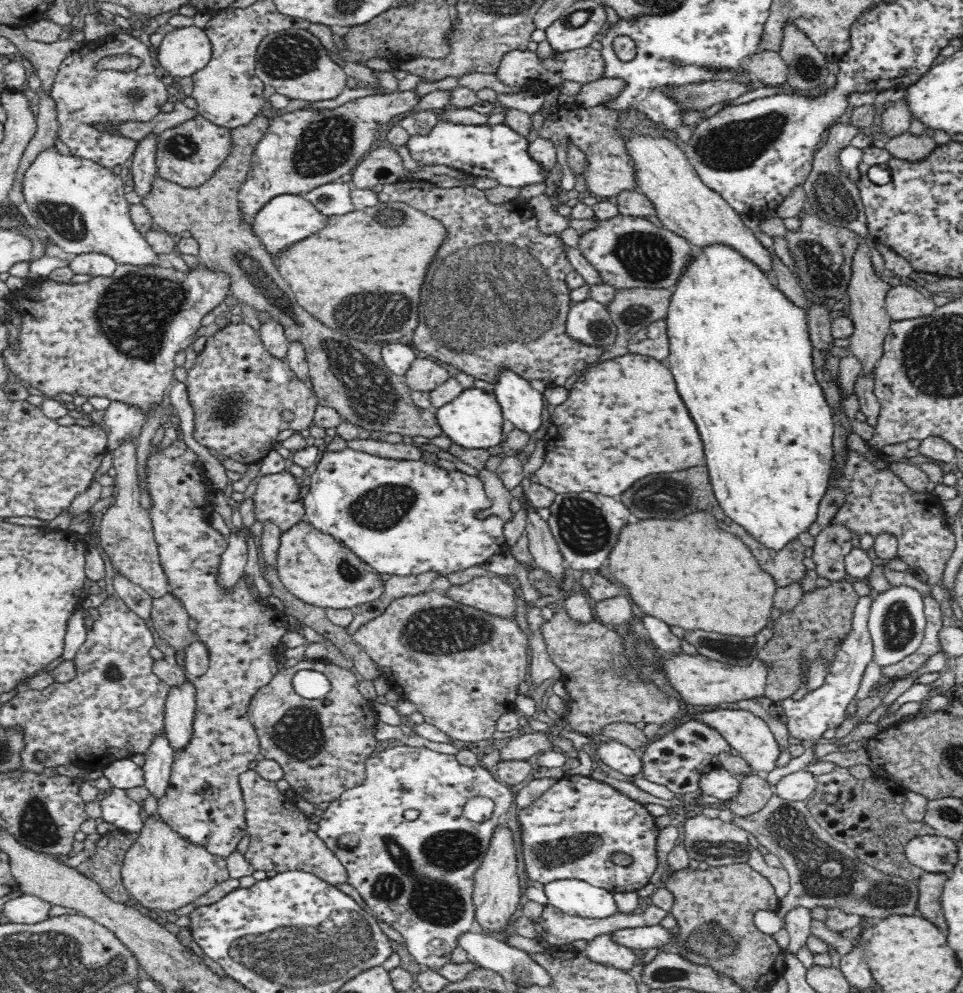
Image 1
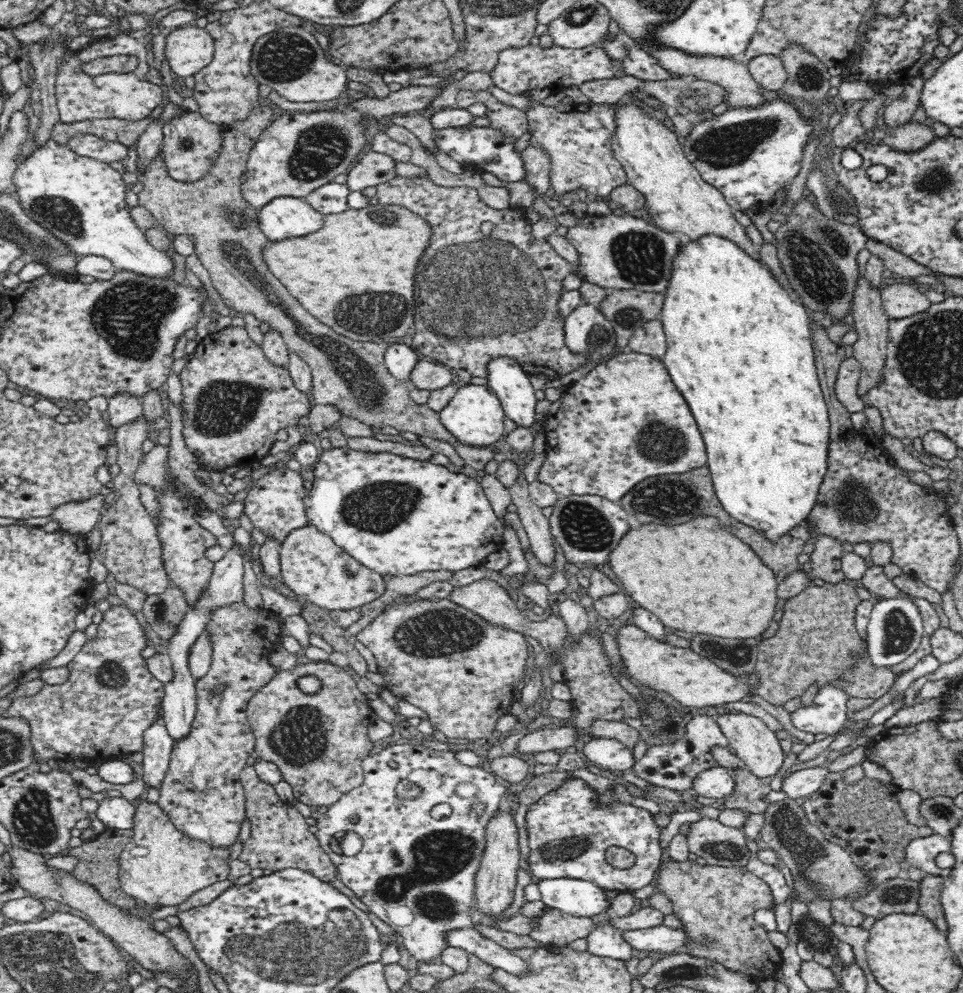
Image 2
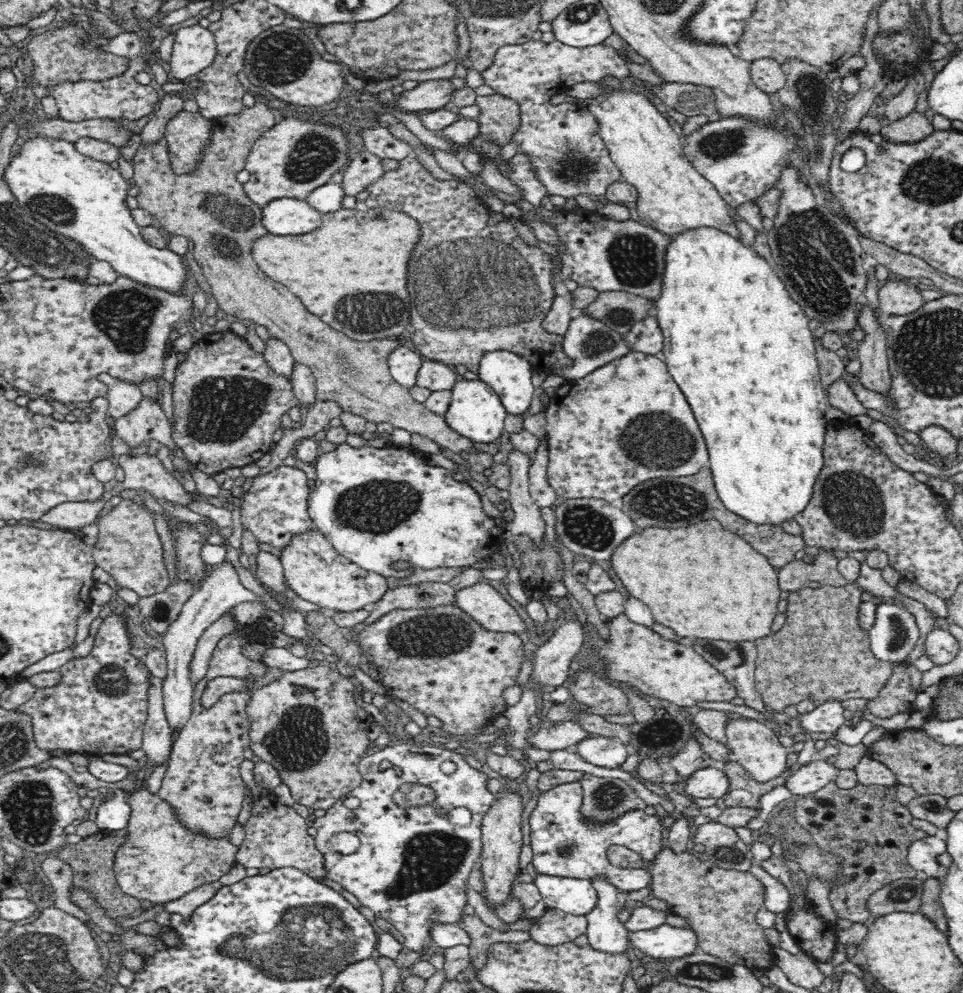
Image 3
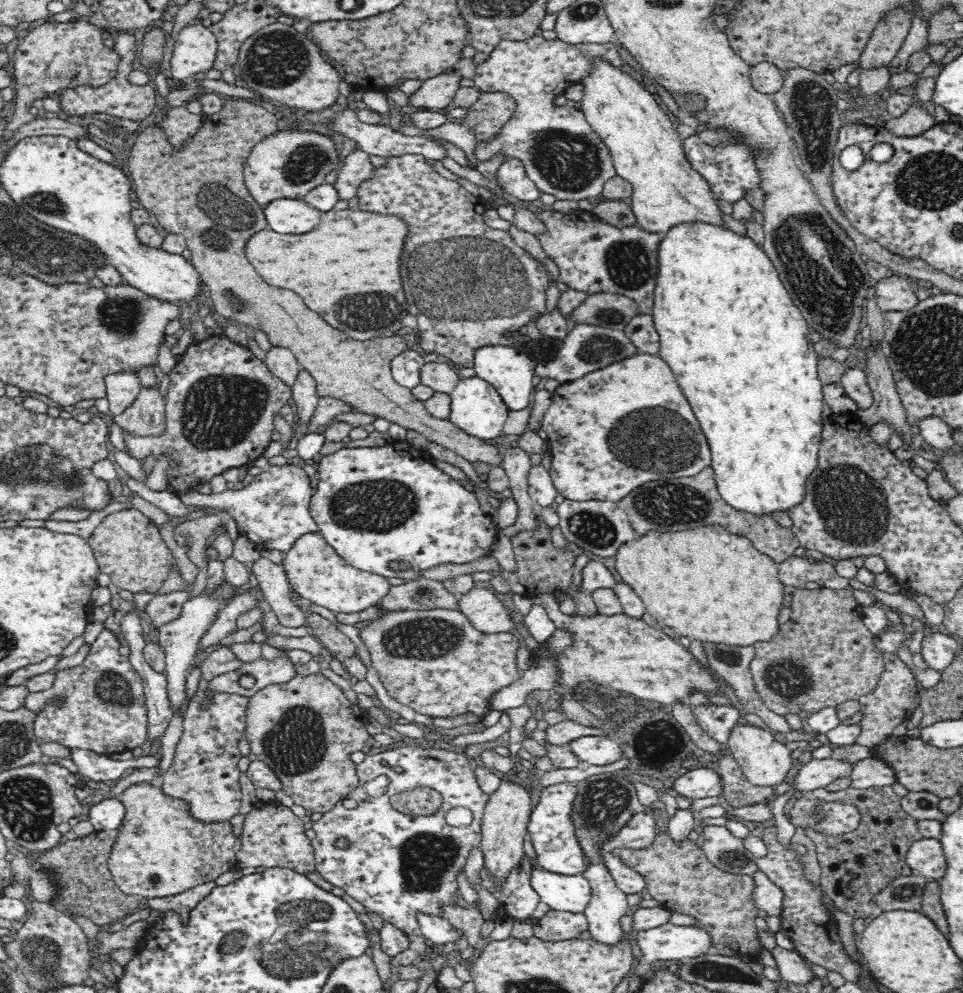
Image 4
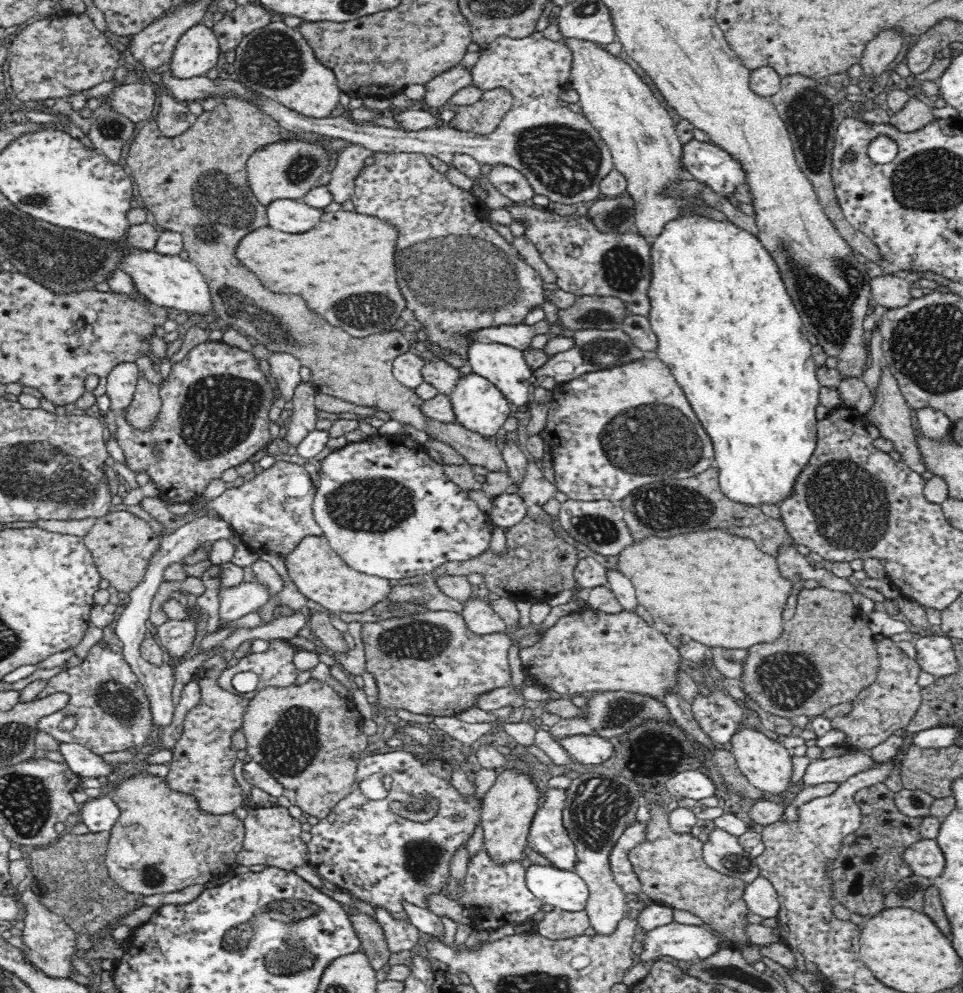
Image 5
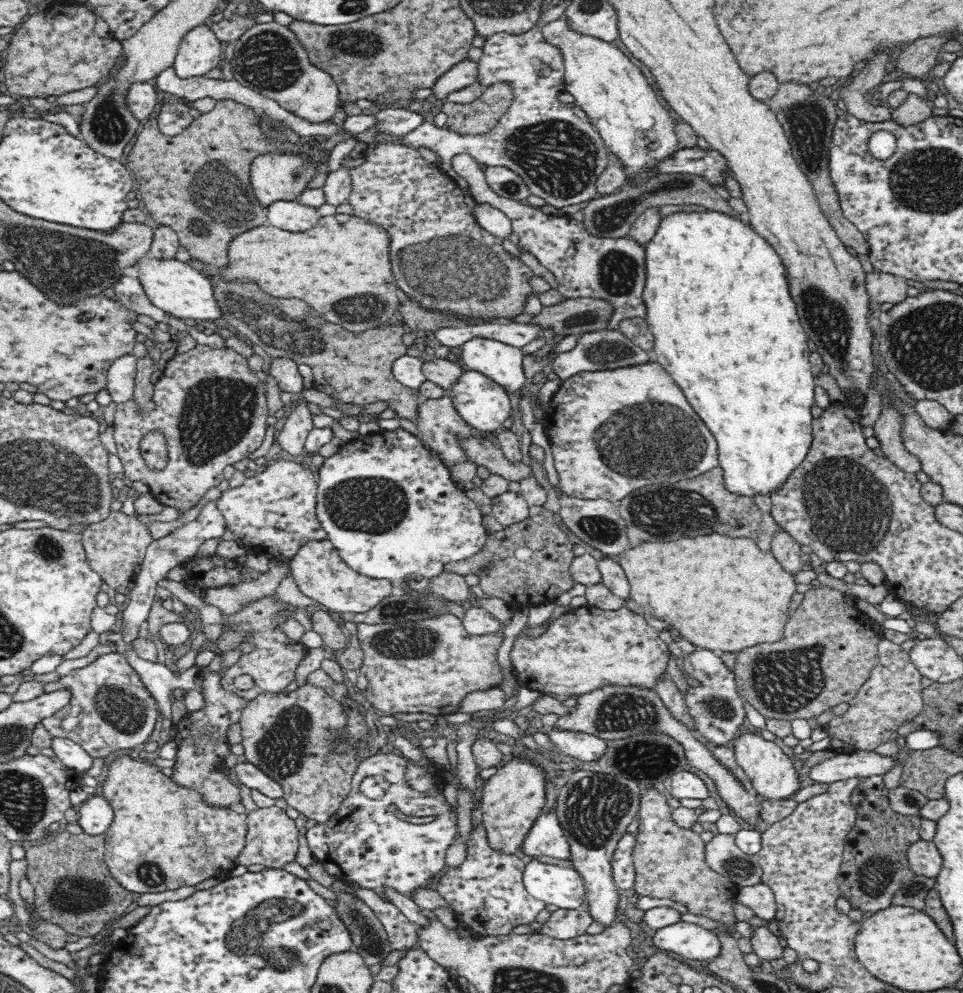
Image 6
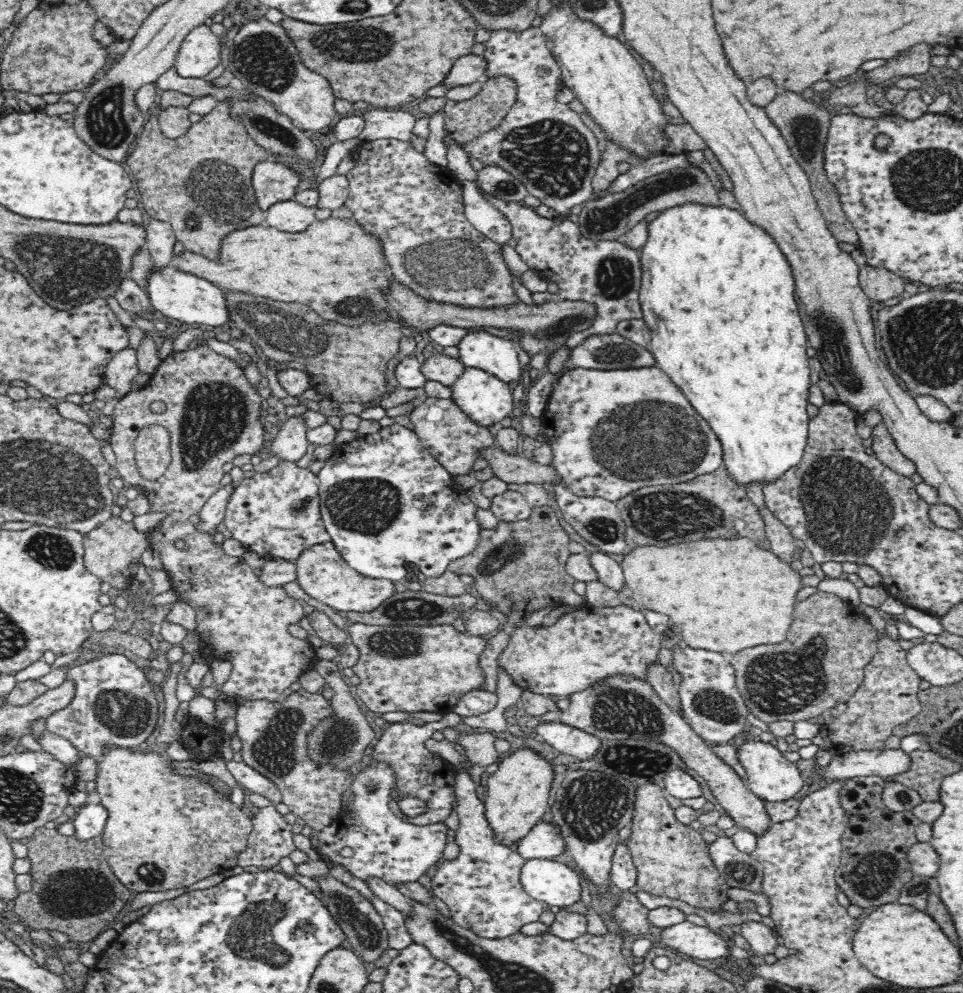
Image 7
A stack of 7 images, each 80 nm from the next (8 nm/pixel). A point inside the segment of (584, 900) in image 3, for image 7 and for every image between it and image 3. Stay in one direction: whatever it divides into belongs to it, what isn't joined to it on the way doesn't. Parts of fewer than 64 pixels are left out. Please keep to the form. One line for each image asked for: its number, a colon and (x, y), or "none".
4: (571, 893)
5: (563, 889)
6: (557, 885)
7: (546, 880)

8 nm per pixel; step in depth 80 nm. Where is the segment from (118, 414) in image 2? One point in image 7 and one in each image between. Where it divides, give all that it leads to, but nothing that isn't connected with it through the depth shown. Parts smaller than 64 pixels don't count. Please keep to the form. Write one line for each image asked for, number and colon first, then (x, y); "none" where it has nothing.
3: (124, 396)
4: (122, 387)
5: (121, 381)
6: (120, 377)
7: (123, 367)

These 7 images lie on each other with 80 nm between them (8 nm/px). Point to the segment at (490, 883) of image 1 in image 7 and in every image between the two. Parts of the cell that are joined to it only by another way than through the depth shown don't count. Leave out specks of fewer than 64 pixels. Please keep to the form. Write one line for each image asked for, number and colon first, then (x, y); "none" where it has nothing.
2: (495, 881)
3: (501, 832)
4: (504, 826)
5: (509, 807)
6: (512, 800)
7: (517, 797)

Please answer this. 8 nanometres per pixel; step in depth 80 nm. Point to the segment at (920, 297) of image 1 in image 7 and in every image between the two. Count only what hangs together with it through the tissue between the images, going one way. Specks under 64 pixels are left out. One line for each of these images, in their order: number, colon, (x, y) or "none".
2: (899, 301)
3: (896, 298)
4: (895, 293)
5: (889, 291)
6: (881, 287)
7: (878, 284)

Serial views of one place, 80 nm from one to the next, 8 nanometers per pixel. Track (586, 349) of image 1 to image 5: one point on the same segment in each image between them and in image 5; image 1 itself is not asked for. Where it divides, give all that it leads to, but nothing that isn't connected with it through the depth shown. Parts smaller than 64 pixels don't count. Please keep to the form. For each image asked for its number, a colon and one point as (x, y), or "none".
2: (485, 287)
3: (474, 288)
4: (466, 283)
5: (458, 274)

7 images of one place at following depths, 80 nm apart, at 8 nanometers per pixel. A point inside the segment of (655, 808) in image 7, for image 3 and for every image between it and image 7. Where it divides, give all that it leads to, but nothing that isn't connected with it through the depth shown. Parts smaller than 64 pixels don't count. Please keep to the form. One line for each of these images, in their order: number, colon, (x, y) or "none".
3: (721, 905)
4: (677, 874)
5: (670, 866)
6: (669, 860)

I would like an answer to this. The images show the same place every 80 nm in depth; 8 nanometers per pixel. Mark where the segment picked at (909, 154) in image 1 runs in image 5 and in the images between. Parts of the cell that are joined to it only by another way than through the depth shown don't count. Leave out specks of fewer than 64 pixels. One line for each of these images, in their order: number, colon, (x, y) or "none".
2: (913, 135)
3: (914, 126)
4: (916, 119)
5: (914, 114)

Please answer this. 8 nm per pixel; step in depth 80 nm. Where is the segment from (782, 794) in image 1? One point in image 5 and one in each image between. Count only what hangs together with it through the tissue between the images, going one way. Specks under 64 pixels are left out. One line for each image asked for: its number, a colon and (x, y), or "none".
2: (803, 783)
3: (820, 773)
4: (815, 774)
5: (837, 770)

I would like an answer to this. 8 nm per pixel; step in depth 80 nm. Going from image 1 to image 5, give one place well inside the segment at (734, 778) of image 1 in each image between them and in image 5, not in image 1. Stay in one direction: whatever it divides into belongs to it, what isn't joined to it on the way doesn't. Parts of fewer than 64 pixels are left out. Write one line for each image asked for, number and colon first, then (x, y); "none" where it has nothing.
2: (718, 783)
3: (707, 783)
4: (698, 783)
5: (690, 784)

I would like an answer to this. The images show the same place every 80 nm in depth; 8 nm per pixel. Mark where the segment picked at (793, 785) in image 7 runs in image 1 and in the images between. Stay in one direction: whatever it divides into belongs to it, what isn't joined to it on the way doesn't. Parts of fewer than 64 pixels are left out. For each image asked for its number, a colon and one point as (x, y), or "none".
1: (748, 734)
2: (753, 742)
3: (756, 748)
4: (766, 762)
5: (766, 763)
6: (773, 776)

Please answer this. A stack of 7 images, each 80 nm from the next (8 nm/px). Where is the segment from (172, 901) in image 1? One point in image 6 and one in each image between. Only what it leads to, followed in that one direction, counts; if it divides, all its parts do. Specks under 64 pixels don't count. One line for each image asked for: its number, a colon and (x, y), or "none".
2: (161, 866)
3: (160, 860)
4: (160, 850)
5: (163, 842)
6: (163, 836)

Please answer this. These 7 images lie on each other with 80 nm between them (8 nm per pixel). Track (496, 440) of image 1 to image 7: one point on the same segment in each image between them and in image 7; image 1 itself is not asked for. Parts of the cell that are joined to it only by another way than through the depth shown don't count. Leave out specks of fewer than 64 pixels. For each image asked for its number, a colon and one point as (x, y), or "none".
2: (475, 416)
3: (475, 411)
4: (477, 408)
5: (479, 405)
6: (484, 404)
7: (487, 400)

